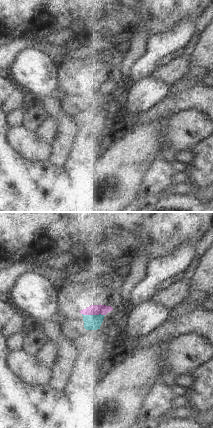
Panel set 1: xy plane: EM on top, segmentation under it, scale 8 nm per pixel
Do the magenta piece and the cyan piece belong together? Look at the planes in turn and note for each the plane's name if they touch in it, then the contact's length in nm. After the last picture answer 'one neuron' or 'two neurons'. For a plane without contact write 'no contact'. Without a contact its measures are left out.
xy | 180 nm

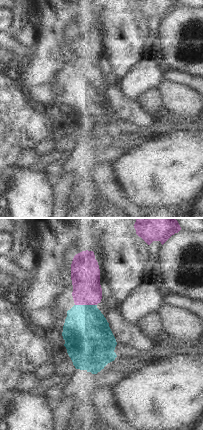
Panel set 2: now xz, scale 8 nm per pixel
xz | 180 nm

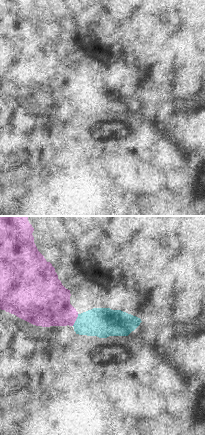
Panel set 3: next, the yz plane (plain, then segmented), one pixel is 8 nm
yz | 110 nm

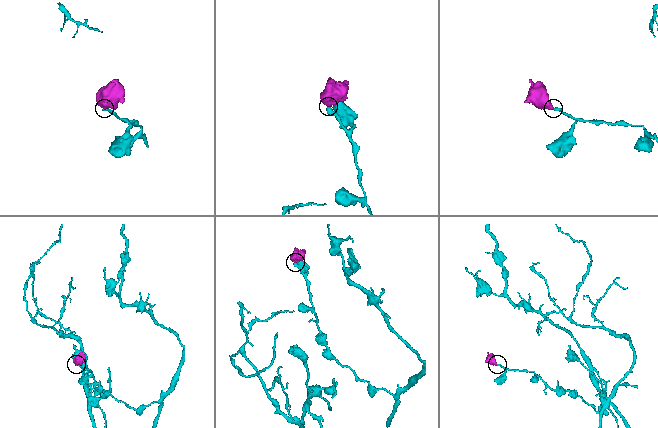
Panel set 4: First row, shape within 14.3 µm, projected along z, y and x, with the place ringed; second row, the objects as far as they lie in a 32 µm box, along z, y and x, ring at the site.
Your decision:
one neuron

